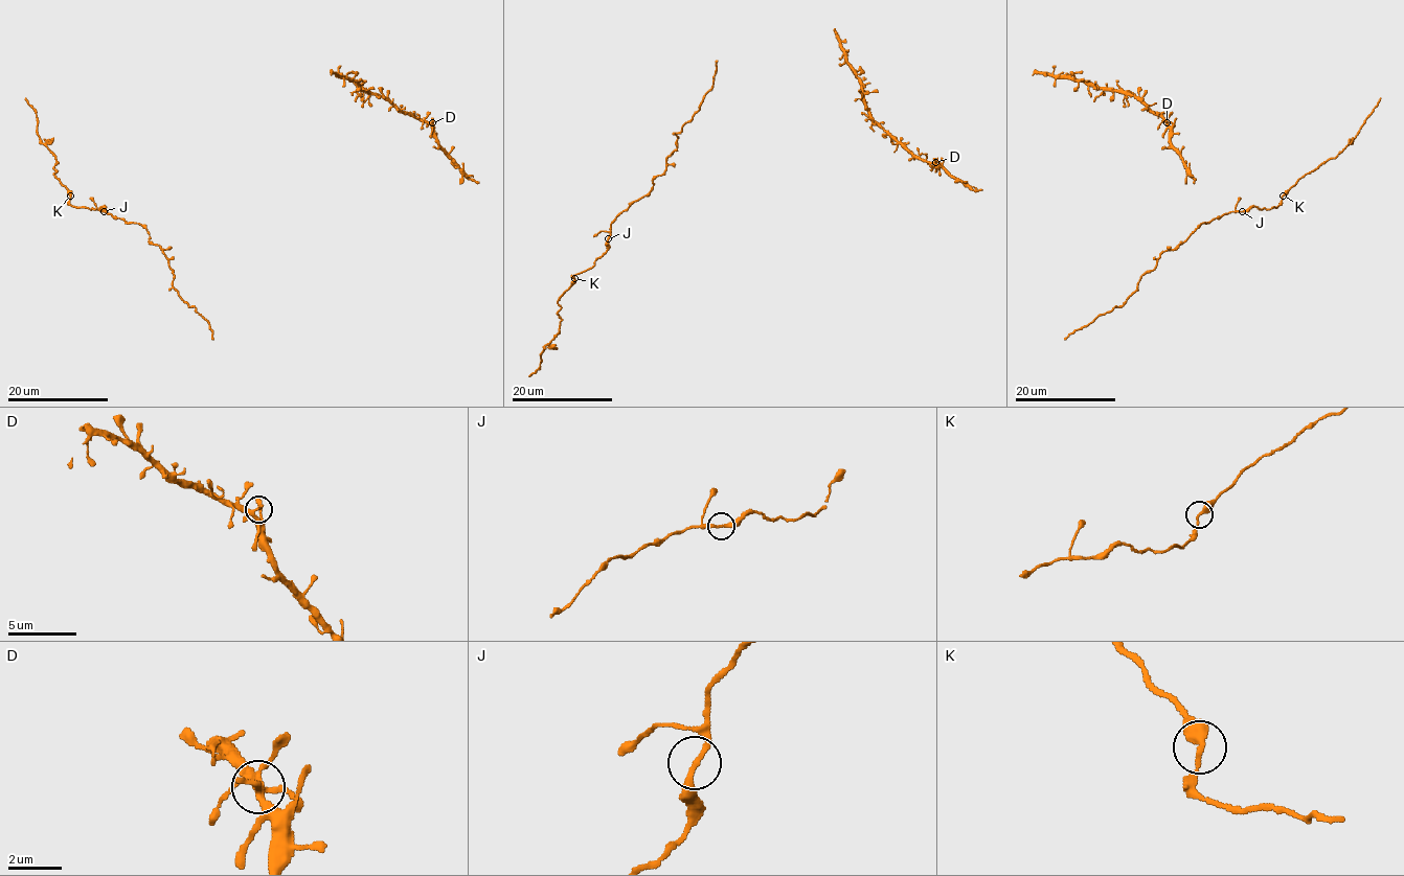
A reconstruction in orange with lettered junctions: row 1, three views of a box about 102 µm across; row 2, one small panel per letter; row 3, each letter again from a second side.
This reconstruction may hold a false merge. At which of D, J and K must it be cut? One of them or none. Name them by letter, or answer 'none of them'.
none of them

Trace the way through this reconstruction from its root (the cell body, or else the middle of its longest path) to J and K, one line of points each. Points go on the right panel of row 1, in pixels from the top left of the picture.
J: (1168, 247), (1174, 249), (1201, 223), (1209, 223), (1231, 211), (1242, 211)
K: (1168, 247), (1174, 249), (1201, 223), (1209, 223), (1224, 214), (1253, 206), (1276, 208), (1283, 196)

